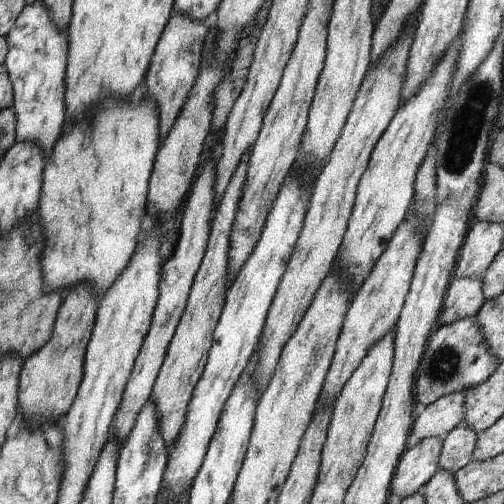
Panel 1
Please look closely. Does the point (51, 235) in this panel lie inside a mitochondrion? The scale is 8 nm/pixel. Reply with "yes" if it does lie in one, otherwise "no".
yes

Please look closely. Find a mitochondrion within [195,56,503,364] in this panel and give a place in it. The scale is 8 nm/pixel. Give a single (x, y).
(465, 127)

